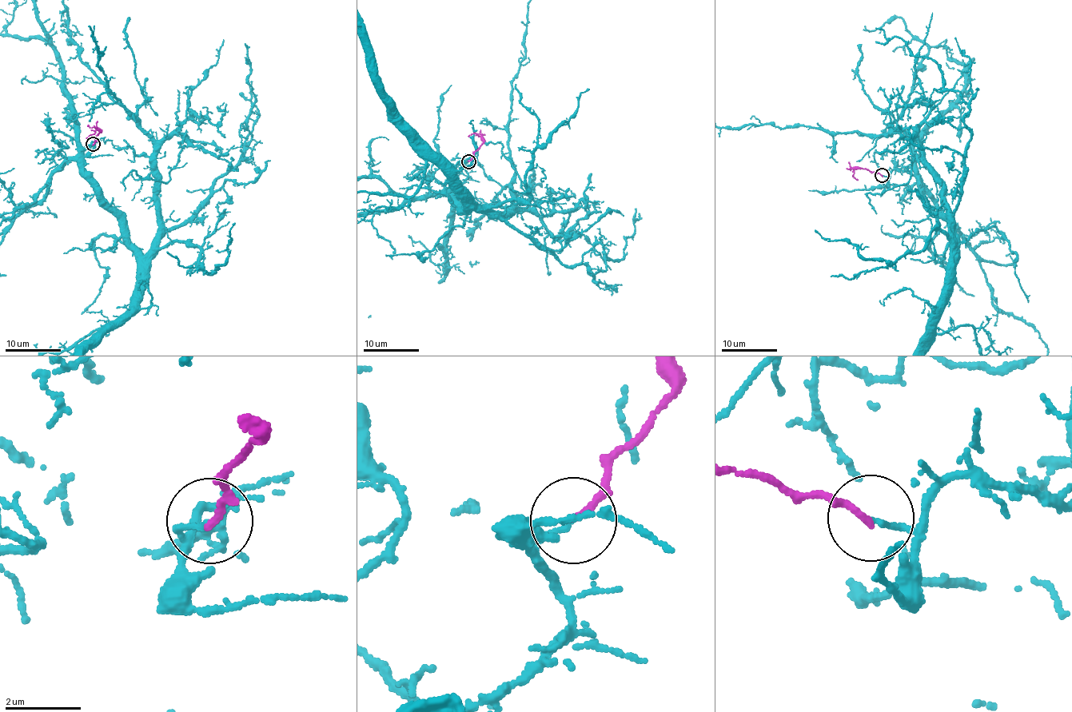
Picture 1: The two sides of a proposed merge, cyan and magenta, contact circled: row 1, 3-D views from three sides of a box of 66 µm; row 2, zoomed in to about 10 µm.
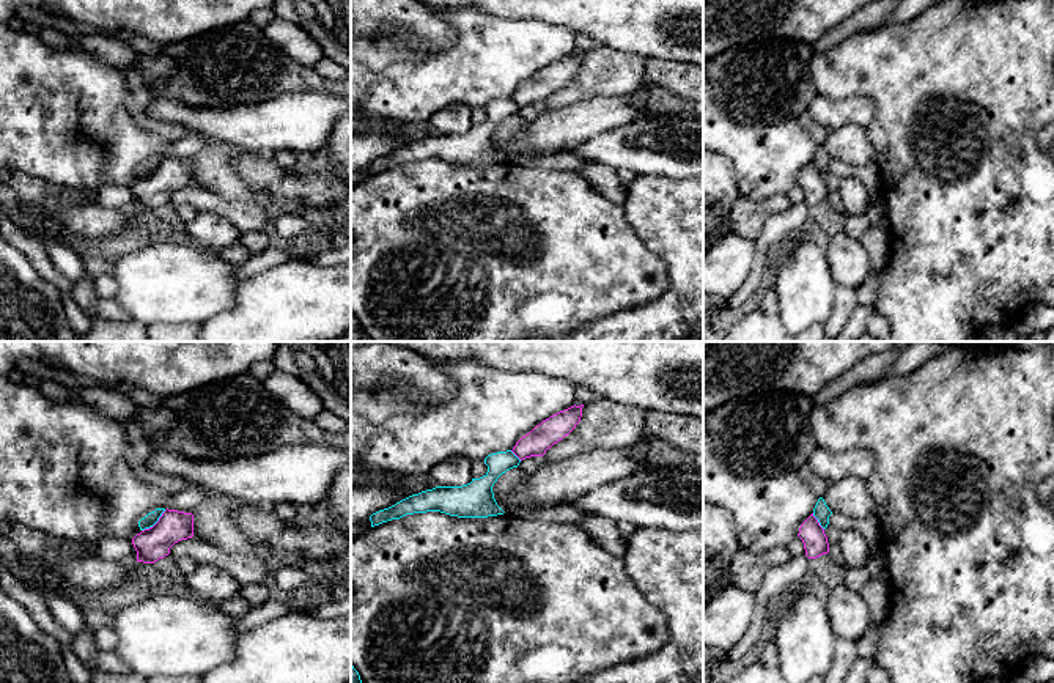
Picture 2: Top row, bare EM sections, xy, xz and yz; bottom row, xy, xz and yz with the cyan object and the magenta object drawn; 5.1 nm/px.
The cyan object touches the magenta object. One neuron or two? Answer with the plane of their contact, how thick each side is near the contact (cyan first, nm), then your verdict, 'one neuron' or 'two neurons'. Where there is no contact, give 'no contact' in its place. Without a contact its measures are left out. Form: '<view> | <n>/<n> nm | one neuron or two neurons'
xy | 70/170 nm | two neurons

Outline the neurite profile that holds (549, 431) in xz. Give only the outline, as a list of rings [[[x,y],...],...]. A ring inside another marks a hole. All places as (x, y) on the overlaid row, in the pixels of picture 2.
[[[571,406],[560,411],[536,425],[530,433],[522,436],[513,447],[513,453],[522,461],[530,456],[543,456],[547,449],[568,436],[582,417],[580,406]]]

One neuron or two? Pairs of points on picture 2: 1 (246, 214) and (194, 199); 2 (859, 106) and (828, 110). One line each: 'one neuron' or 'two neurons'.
1: one neuron
2: one neuron

